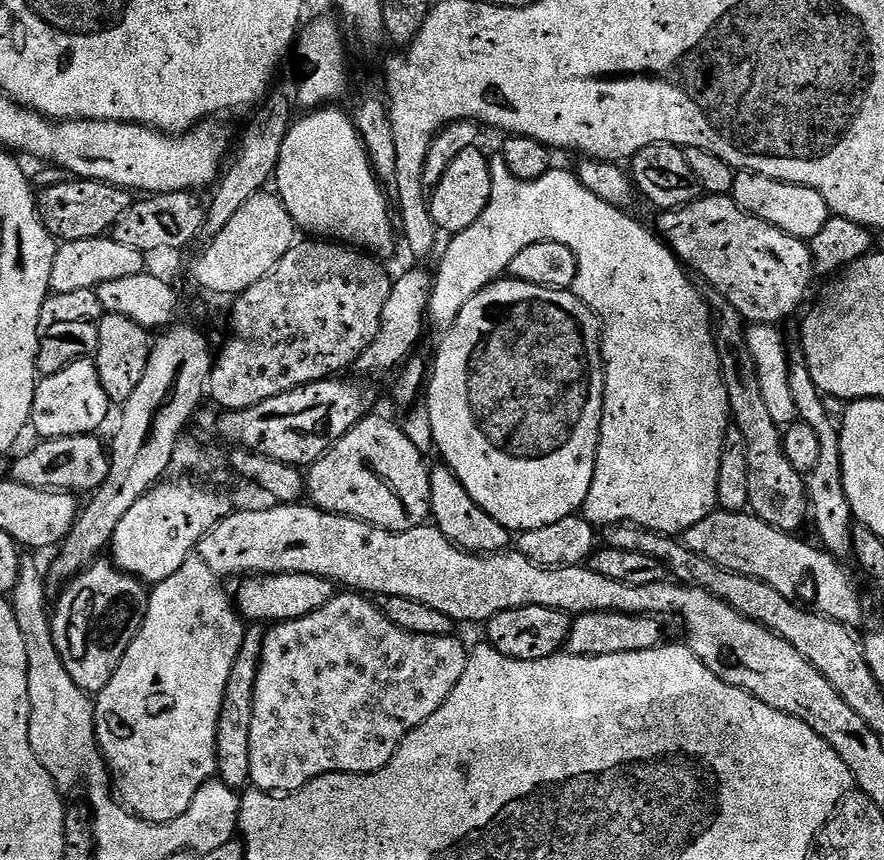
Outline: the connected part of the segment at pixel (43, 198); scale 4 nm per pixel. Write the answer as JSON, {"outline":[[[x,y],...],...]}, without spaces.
{"outline":[[[66,178],[61,184],[49,188],[41,187],[38,192],[40,221],[57,241],[85,240],[111,233],[112,227],[134,203],[131,191],[103,184],[101,180]]]}

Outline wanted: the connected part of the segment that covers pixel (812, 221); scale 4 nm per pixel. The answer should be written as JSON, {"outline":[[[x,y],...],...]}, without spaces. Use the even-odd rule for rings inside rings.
{"outline":[[[737,171],[730,195],[743,212],[805,242],[811,242],[830,219],[826,198],[822,198],[818,190],[766,178],[757,172]]]}

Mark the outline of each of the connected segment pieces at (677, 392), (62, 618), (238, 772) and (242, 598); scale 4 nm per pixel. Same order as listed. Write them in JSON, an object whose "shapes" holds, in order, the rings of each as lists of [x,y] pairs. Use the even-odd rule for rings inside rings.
{"shapes":[[[[502,158],[491,161],[492,166],[492,201],[482,210],[478,222],[466,230],[455,233],[440,260],[440,273],[435,273],[432,282],[432,297],[428,303],[427,319],[439,330],[447,330],[453,322],[462,314],[462,306],[474,298],[474,294],[481,292],[486,286],[501,279],[507,273],[510,262],[514,262],[515,256],[520,251],[526,250],[526,246],[534,246],[534,242],[562,242],[562,246],[568,246],[574,258],[578,262],[578,274],[574,291],[591,312],[596,315],[602,329],[602,351],[604,353],[604,409],[602,410],[602,422],[600,423],[600,441],[598,442],[598,454],[596,455],[596,469],[594,470],[594,482],[590,486],[590,494],[586,494],[586,502],[582,509],[584,519],[589,520],[593,526],[607,526],[609,524],[637,524],[639,528],[648,528],[652,532],[665,534],[683,534],[695,523],[702,522],[712,512],[717,511],[718,505],[718,466],[720,455],[724,445],[724,435],[730,427],[730,413],[728,411],[728,395],[724,379],[720,373],[720,359],[716,349],[716,333],[714,321],[708,306],[708,301],[698,289],[692,285],[693,277],[686,271],[685,265],[676,258],[675,252],[664,243],[663,239],[651,227],[643,228],[634,217],[625,209],[616,208],[612,204],[602,202],[571,171],[563,172],[559,166],[553,167],[542,178],[537,180],[519,180],[510,174],[506,162]]],[[[101,558],[63,585],[61,592],[60,601],[55,601],[50,612],[54,646],[66,666],[66,674],[82,691],[98,694],[114,678],[114,670],[118,670],[126,650],[130,650],[130,642],[142,630],[149,585]]],[[[252,626],[245,631],[244,641],[238,650],[238,658],[234,658],[234,666],[230,670],[230,682],[226,684],[222,714],[218,722],[218,738],[216,739],[218,778],[226,786],[237,790],[247,789],[252,778],[250,774],[250,725],[254,719],[254,692],[262,658],[264,633],[265,629],[260,626]]],[[[301,572],[256,574],[251,578],[241,579],[239,584],[240,589],[234,592],[234,603],[241,617],[248,622],[279,622],[306,618],[306,614],[322,610],[322,606],[326,606],[326,602],[330,602],[330,598],[334,598],[338,591],[336,581],[327,580],[318,574]]]]}

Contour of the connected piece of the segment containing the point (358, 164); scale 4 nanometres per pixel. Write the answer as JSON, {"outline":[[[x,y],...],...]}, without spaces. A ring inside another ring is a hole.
{"outline":[[[325,106],[309,111],[304,117],[297,119],[288,129],[282,142],[282,154],[278,158],[274,188],[281,202],[292,216],[297,229],[306,231],[316,238],[327,238],[351,246],[359,251],[367,252],[377,258],[392,256],[398,244],[398,232],[392,229],[394,212],[388,209],[389,197],[381,183],[376,179],[372,164],[364,149],[364,141],[360,139],[353,117],[339,112],[339,107]]]}

